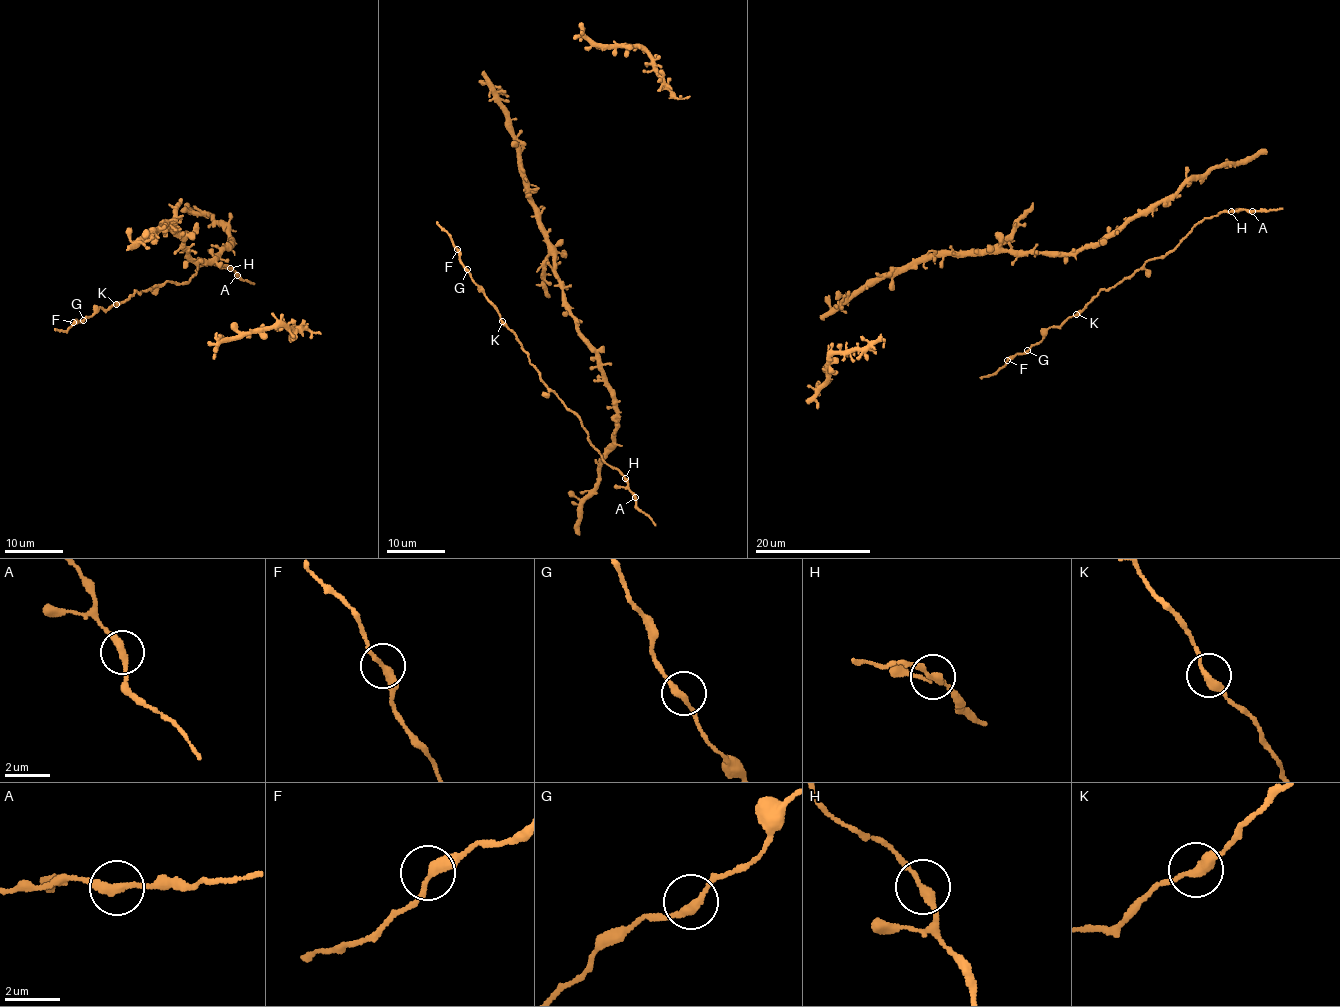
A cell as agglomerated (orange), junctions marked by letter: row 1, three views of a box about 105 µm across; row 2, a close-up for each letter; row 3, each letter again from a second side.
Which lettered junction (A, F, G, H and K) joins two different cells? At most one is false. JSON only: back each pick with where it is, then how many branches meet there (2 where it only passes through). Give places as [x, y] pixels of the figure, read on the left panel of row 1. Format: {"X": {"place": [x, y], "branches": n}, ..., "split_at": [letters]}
{"A": {"place": [237, 275], "branches": 2}, "split_at": ["A"]}

